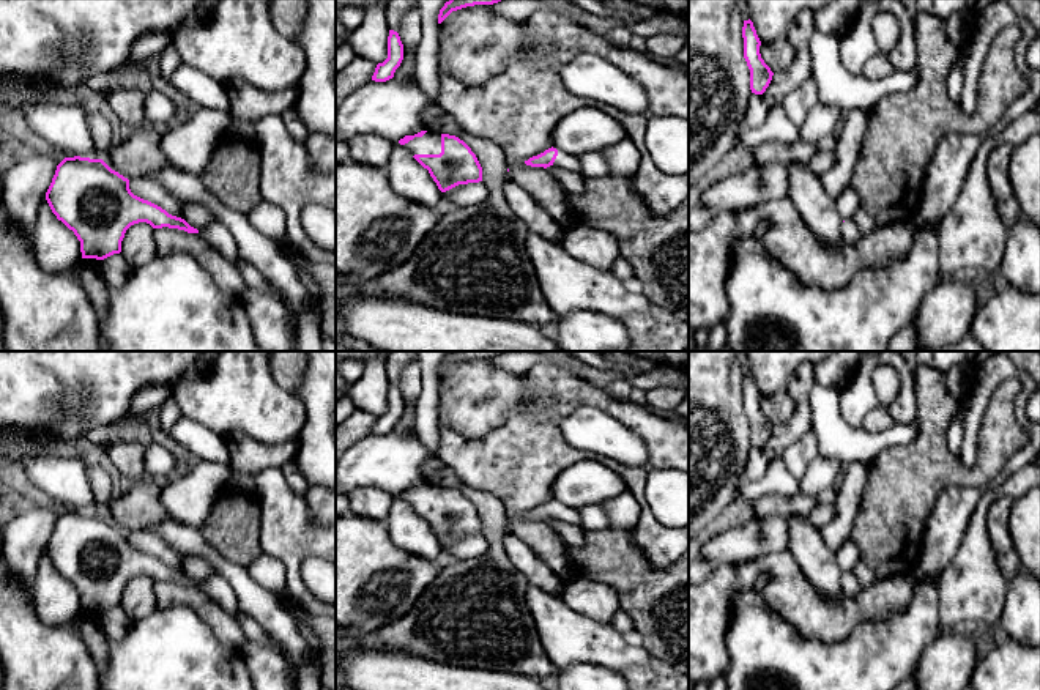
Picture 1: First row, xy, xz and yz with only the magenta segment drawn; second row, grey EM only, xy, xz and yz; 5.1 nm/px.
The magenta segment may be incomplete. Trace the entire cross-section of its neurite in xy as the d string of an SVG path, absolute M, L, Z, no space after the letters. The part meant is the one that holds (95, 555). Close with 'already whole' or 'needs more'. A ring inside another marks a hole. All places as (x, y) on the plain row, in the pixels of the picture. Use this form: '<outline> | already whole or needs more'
M65 510L57 518L46 553L80 594L82 611L104 613L120 607L126 583L139 575L199 586L184 572L134 548L129 532L102 512Z | already whole

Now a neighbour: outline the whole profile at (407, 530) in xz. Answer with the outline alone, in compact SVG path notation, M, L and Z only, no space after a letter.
M399 495L392 496L386 528L392 543L410 555L433 561L443 550L429 523Z

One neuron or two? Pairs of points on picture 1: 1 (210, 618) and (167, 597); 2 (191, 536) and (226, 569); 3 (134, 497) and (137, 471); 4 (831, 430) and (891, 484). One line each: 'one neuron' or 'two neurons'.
1: one neuron
2: one neuron
3: two neurons
4: two neurons

